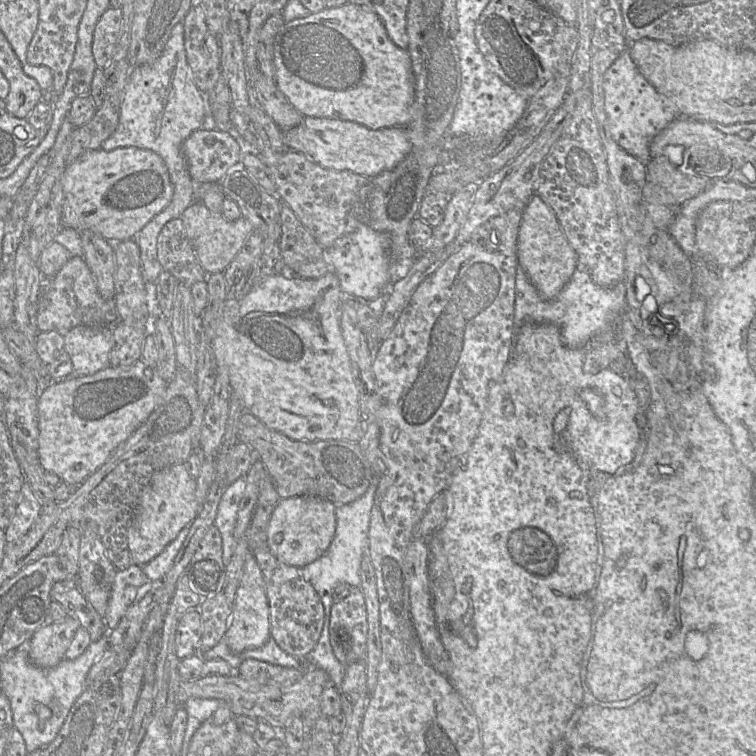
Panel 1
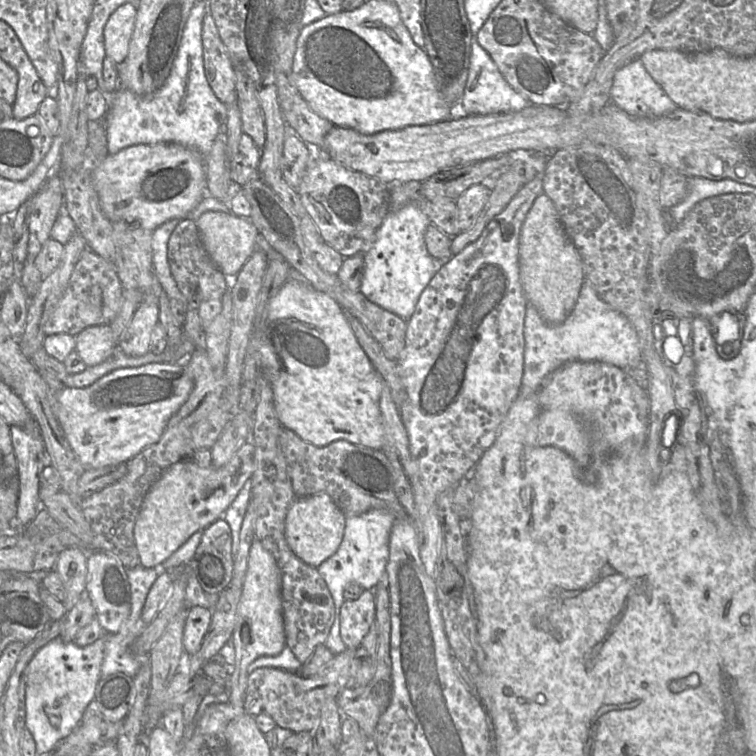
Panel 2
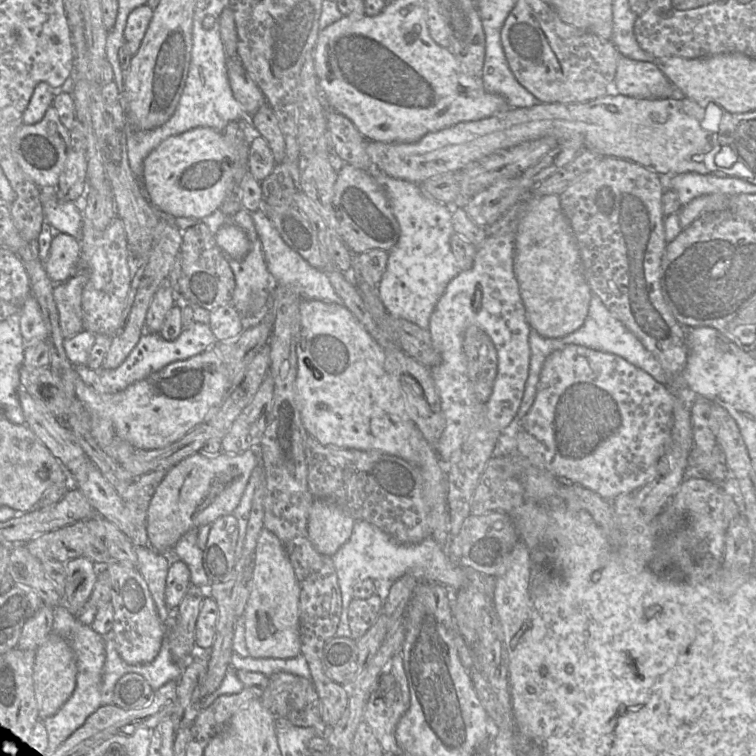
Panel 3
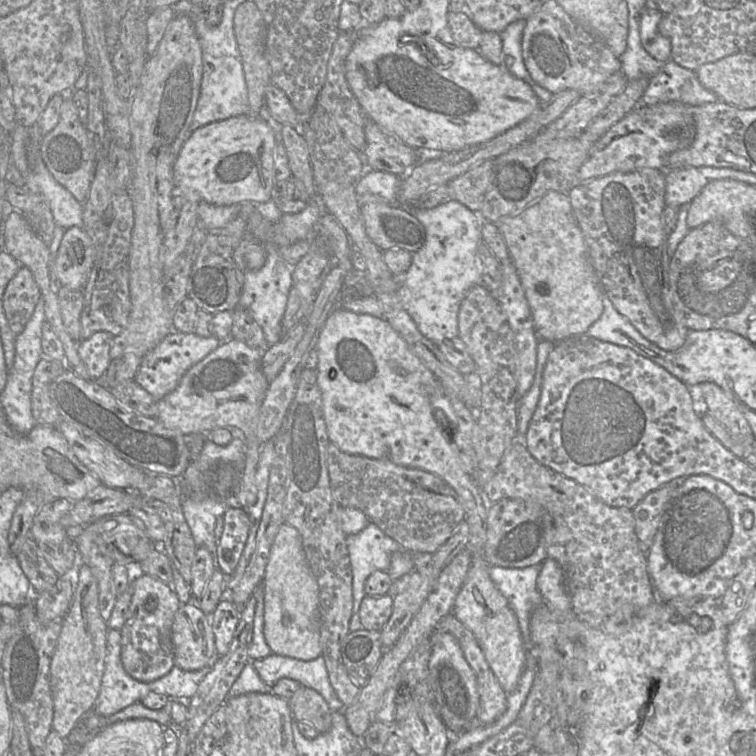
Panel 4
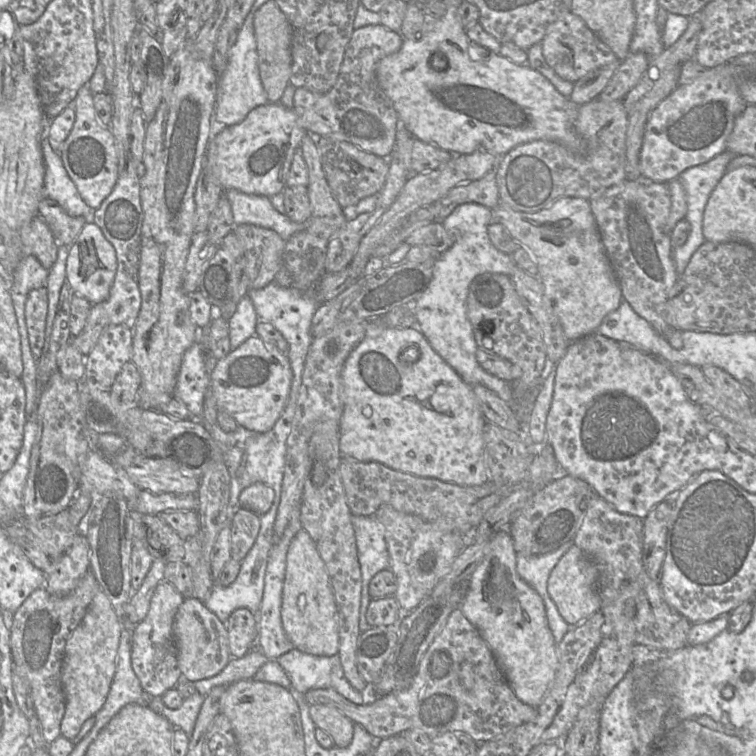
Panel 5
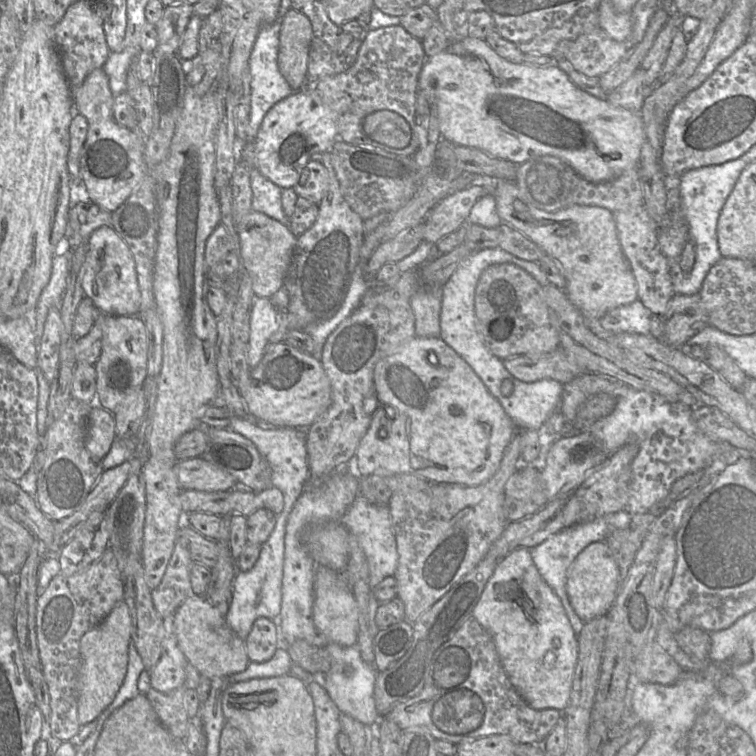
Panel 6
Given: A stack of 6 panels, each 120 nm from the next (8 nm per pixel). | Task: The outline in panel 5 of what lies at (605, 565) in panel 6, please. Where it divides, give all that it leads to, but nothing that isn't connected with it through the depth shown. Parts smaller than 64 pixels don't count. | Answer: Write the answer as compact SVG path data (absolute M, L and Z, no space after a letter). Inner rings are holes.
M572 545L552 569L547 581L547 592L557 606L559 614L570 626L588 619L601 607L602 600L598 582L599 570L597 566L575 545Z

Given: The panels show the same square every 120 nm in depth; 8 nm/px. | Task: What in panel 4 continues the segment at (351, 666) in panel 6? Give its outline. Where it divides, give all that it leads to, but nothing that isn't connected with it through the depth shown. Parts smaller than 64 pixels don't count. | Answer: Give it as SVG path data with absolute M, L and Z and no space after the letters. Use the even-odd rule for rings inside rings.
M271 654L262 659L250 660L260 678L273 685L282 678L299 682L302 687L313 689L320 693L332 711L344 711L346 706L339 700L333 689L325 660L322 656L304 661L287 656Z

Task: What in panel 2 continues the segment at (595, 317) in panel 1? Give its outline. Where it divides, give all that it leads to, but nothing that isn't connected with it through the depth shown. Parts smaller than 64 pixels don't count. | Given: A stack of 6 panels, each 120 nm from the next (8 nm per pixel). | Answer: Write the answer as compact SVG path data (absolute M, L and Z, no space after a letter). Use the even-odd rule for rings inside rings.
M589 282L583 283L573 310L559 325L546 323L538 310L527 302L524 340L524 370L521 384L523 394L539 391L548 376L572 361L611 364L629 372L647 386L647 372L634 327L622 313L603 301Z

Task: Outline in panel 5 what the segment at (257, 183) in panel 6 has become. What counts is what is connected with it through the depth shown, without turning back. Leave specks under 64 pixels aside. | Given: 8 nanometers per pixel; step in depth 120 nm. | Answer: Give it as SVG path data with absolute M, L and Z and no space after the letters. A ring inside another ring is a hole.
M231 189L227 190L222 197L227 198L231 204L236 226L252 224L271 229L286 242L296 233L307 228L307 223L296 223L286 214L278 212L268 196L246 194Z

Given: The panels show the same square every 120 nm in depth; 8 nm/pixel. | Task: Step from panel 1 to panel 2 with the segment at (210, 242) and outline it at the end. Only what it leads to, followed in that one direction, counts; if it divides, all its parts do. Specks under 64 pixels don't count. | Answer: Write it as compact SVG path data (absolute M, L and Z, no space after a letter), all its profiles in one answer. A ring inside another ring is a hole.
M207 211L195 222L207 253L226 276L236 275L257 248L258 232L249 219L231 213Z

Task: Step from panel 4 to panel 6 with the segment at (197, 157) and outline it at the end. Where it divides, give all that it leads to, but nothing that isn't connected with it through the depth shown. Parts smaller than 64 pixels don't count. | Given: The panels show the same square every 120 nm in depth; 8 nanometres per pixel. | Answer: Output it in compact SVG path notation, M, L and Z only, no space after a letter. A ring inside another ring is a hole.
M306 87L279 101L266 113L253 141L240 156L240 162L256 169L281 189L293 188L303 167L320 154L328 153L338 140L338 121L342 113L324 103L315 89Z

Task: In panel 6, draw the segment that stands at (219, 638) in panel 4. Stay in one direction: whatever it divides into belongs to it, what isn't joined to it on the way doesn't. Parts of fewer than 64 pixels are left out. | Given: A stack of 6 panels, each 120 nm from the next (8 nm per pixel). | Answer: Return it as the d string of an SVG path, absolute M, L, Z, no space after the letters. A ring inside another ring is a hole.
M258 618L244 640L247 656L251 662L270 660L280 646L280 631L275 621Z

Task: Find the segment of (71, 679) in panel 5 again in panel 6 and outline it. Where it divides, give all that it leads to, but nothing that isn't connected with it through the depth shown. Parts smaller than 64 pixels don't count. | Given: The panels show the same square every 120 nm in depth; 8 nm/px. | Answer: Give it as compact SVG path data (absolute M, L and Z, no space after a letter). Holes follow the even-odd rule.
M120 602L99 625L81 638L82 665L77 678L78 721L81 726L95 721L115 699L127 673L131 631L129 608Z

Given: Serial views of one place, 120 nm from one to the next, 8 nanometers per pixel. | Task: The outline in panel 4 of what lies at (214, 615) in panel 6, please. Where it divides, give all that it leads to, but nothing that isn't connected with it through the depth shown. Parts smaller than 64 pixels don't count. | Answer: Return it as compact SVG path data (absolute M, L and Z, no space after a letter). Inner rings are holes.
M194 602L183 603L175 613L172 625L172 643L175 663L185 671L198 671L211 667L221 656L216 649L211 616L205 614Z

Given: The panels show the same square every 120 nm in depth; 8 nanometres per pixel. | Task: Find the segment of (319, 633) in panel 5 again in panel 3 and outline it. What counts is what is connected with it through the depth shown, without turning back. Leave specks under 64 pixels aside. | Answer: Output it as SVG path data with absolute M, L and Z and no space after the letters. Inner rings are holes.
M262 529L253 555L251 590L242 616L246 647L255 659L289 659L301 654L300 586L279 538Z

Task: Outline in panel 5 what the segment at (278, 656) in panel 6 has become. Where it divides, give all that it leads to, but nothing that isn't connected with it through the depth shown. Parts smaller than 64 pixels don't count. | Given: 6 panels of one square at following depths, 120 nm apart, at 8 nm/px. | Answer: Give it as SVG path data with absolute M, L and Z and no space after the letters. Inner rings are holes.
M255 649L244 657L232 659L218 675L192 683L197 693L207 695L215 686L229 686L241 680L252 679L268 661L270 661L269 658L259 649Z

